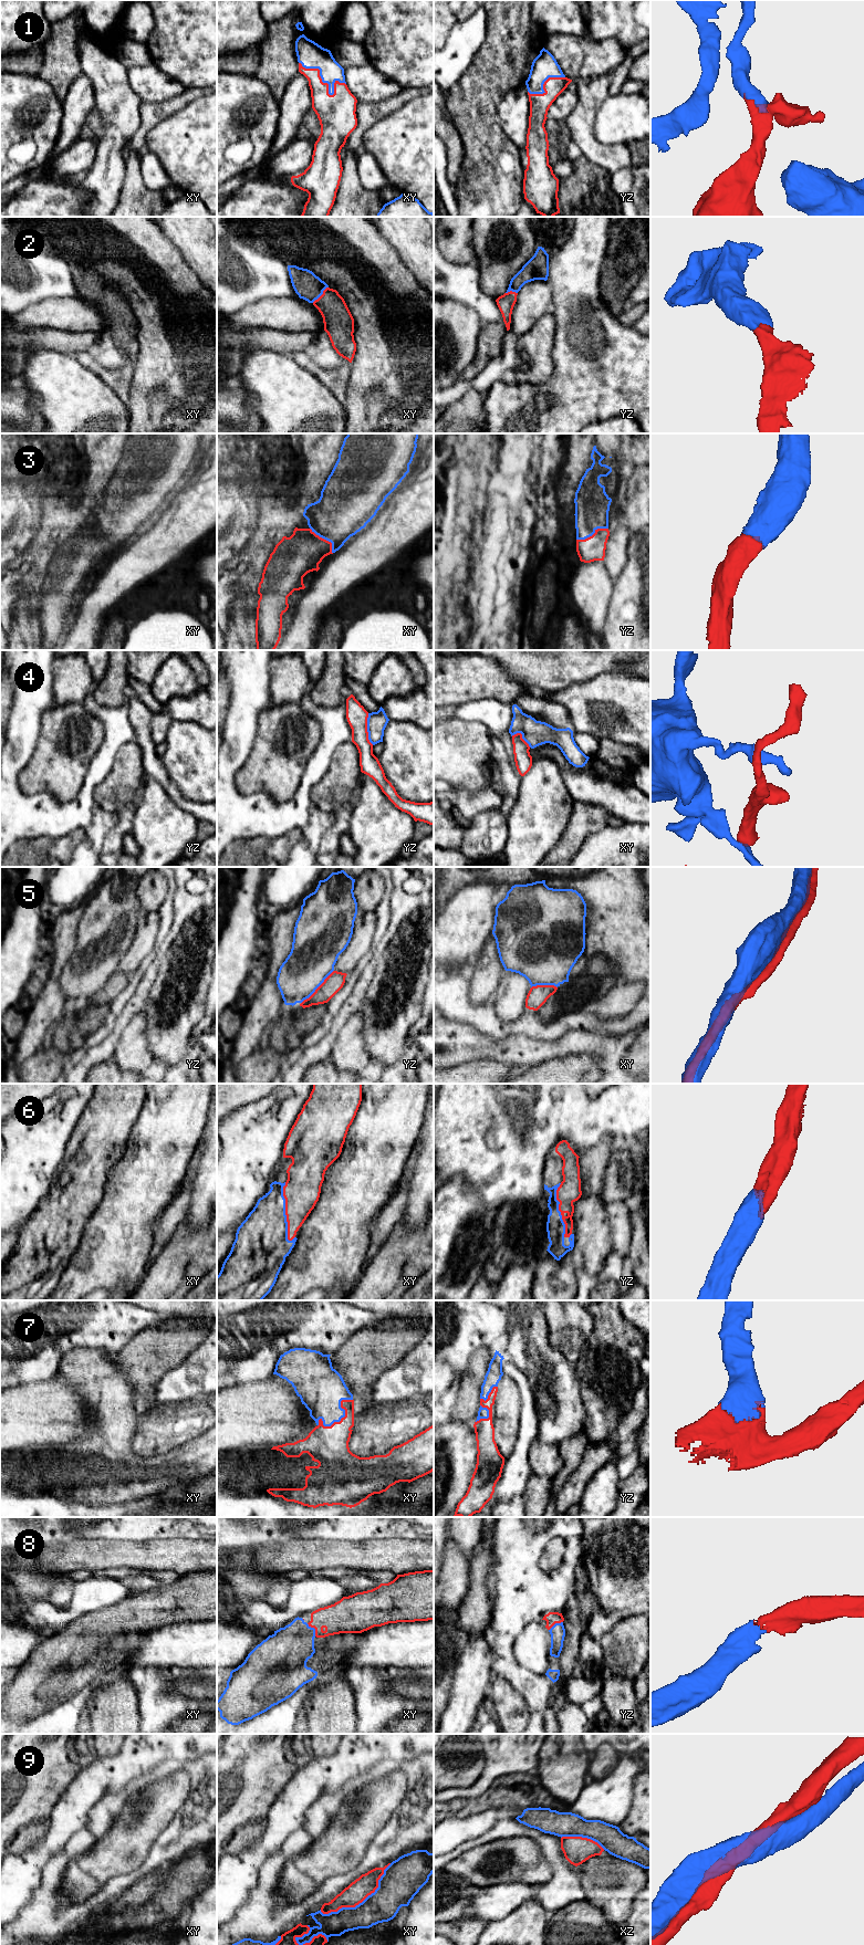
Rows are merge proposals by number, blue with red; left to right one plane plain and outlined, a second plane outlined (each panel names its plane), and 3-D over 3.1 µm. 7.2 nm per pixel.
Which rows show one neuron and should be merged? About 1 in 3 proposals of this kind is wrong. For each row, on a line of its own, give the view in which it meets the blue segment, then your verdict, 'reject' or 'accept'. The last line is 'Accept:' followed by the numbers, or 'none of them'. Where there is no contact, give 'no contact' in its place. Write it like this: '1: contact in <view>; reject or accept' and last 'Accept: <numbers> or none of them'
1: contact in xy; accept
2: contact in xy; accept
3: contact in yz; accept
4: contact in yz; reject
5: contact in yz; reject
6: contact in xy; accept
7: contact in xy; accept
8: contact in xy; accept
9: contact in xy; reject
Accept: 1, 2, 3, 6, 7, 8

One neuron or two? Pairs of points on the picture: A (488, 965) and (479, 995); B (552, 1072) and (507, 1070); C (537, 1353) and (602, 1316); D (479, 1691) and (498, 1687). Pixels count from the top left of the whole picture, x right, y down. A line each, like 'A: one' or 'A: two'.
A: one
B: two
C: two
D: two

